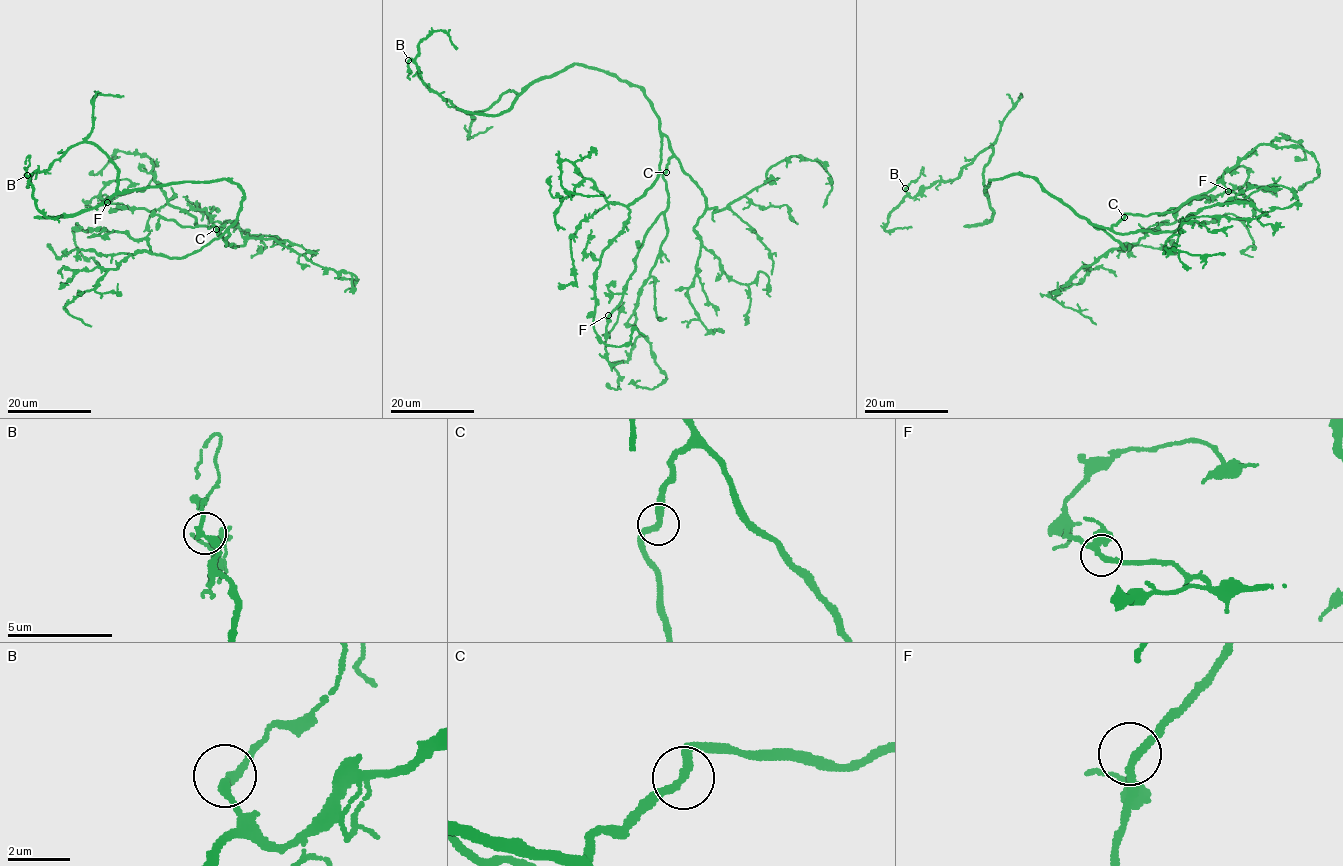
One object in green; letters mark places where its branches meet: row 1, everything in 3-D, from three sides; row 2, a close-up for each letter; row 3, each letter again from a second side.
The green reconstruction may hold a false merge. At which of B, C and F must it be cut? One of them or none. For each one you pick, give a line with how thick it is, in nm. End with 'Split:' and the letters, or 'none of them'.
Split: none of them

